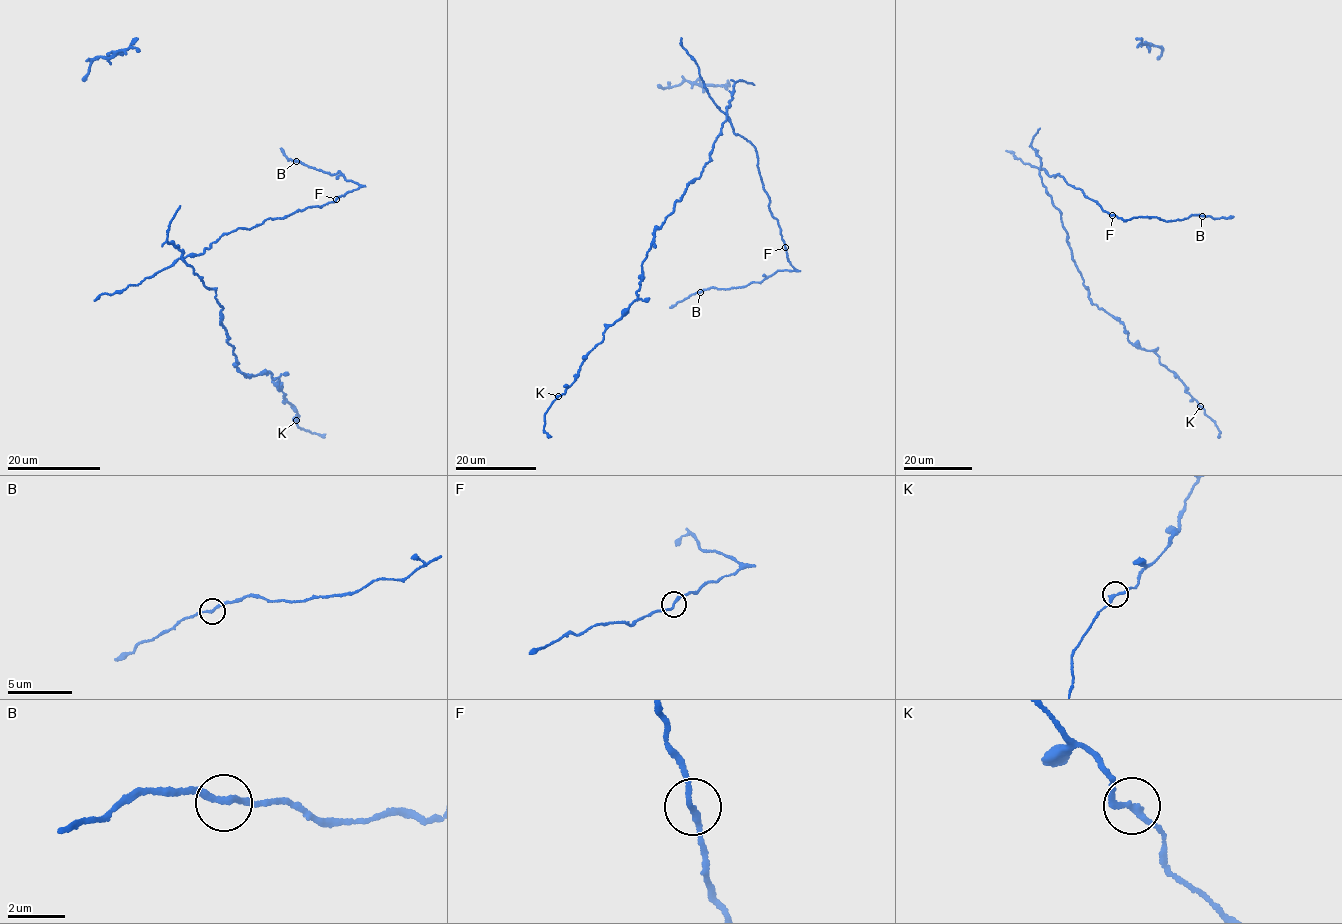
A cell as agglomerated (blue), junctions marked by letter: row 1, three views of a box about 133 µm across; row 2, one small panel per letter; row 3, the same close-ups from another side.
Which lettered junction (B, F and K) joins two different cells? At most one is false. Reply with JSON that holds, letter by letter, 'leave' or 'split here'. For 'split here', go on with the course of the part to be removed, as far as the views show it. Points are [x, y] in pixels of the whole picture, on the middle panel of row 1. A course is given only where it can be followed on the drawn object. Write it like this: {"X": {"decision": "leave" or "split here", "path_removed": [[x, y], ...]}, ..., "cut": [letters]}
{"B": {"decision": "leave"}, "F": {"decision": "leave"}, "K": {"decision": "leave"}, "cut": []}

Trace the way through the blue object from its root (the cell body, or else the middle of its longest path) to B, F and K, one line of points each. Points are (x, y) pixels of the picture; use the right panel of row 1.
B: (1051, 197), (1042, 183), (1041, 167), (1049, 176), (1063, 177), (1102, 209), (1124, 220), (1202, 216)
F: (1051, 197), (1042, 183), (1041, 167), (1049, 176), (1057, 174), (1063, 177), (1067, 183), (1081, 189), (1112, 215)
K: (1051, 197), (1092, 303), (1122, 323), (1128, 341), (1154, 351), (1201, 406)

